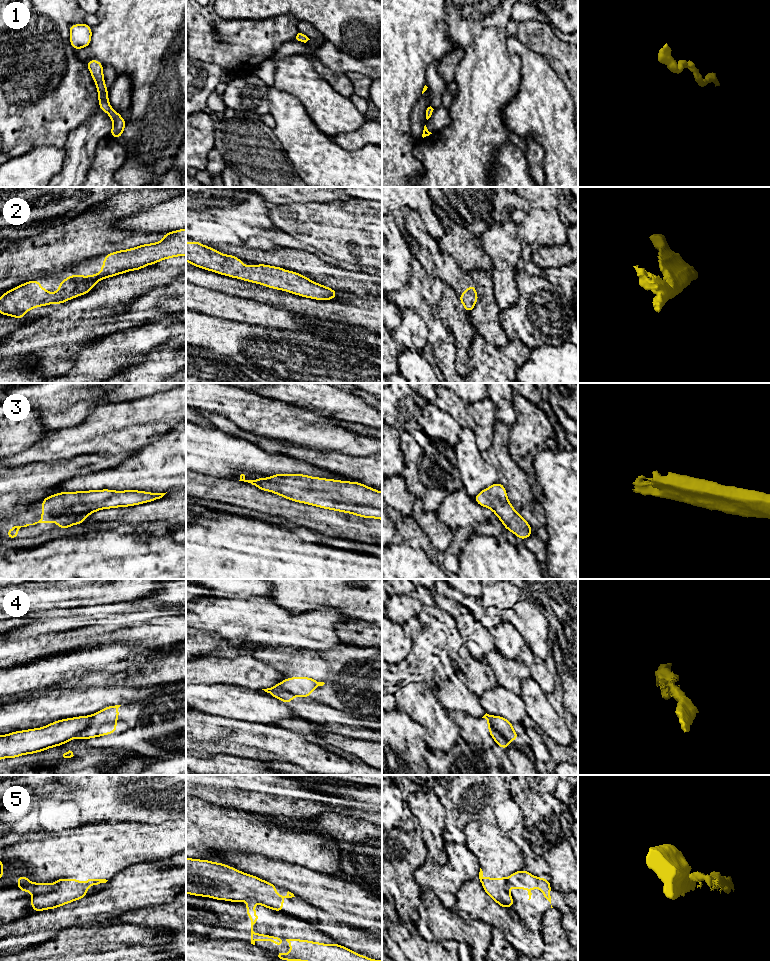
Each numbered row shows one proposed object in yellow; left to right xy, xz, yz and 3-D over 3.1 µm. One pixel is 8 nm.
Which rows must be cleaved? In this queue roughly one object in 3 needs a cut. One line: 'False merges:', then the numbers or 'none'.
False merges: 4, 5

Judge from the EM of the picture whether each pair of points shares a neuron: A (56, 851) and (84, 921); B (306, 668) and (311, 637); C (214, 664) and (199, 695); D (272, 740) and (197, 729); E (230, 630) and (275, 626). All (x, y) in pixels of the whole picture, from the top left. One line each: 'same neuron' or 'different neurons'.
A: different neurons
B: different neurons
C: different neurons
D: same neuron
E: same neuron

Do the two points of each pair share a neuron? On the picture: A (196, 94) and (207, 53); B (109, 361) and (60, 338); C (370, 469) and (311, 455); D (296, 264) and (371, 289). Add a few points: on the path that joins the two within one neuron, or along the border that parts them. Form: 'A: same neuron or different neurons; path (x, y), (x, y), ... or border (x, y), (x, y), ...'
A: different neurons; border (196, 59), (218, 64), (227, 71)
B: different neurons; border (78, 347), (72, 366), (69, 369)
C: same neuron; path (355, 468), (326, 460)
D: same neuron; path (315, 268), (337, 279), (352, 282)

